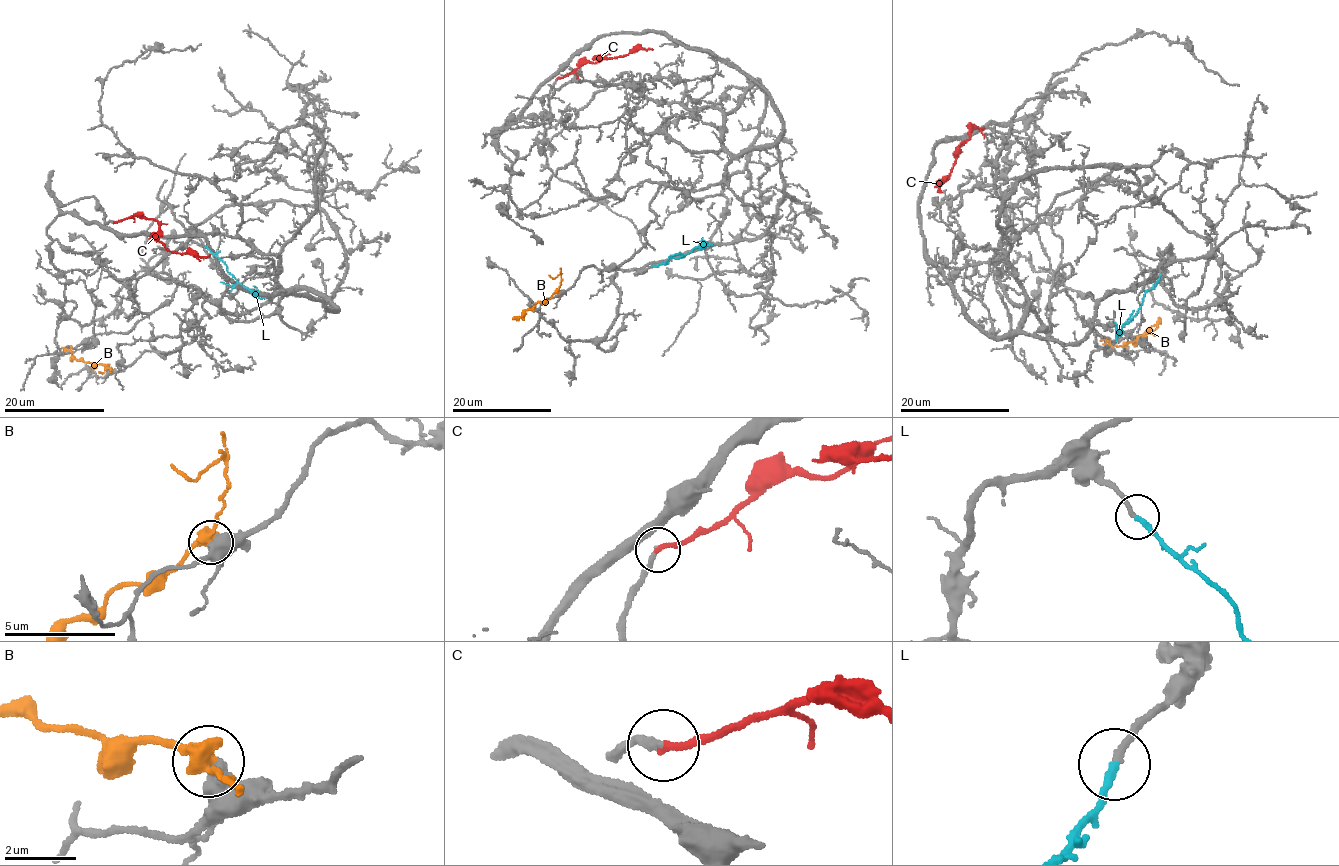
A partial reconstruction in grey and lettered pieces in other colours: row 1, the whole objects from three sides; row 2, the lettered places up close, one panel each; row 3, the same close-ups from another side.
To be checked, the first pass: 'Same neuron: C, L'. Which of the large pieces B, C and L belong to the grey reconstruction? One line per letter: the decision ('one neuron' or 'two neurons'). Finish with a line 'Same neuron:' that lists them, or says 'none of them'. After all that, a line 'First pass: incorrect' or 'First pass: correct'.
B: two neurons
C: one neuron
L: one neuron
Same neuron: C, L
First pass: correct

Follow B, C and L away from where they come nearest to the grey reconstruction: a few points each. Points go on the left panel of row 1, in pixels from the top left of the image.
B: (107, 367), (74, 358), (70, 350), (61, 348)
C: (113, 222), (136, 215), (153, 219), (158, 228), (157, 239), (170, 251), (199, 257), (210, 254)
L: (205, 245), (239, 283), (259, 298), (265, 297)

